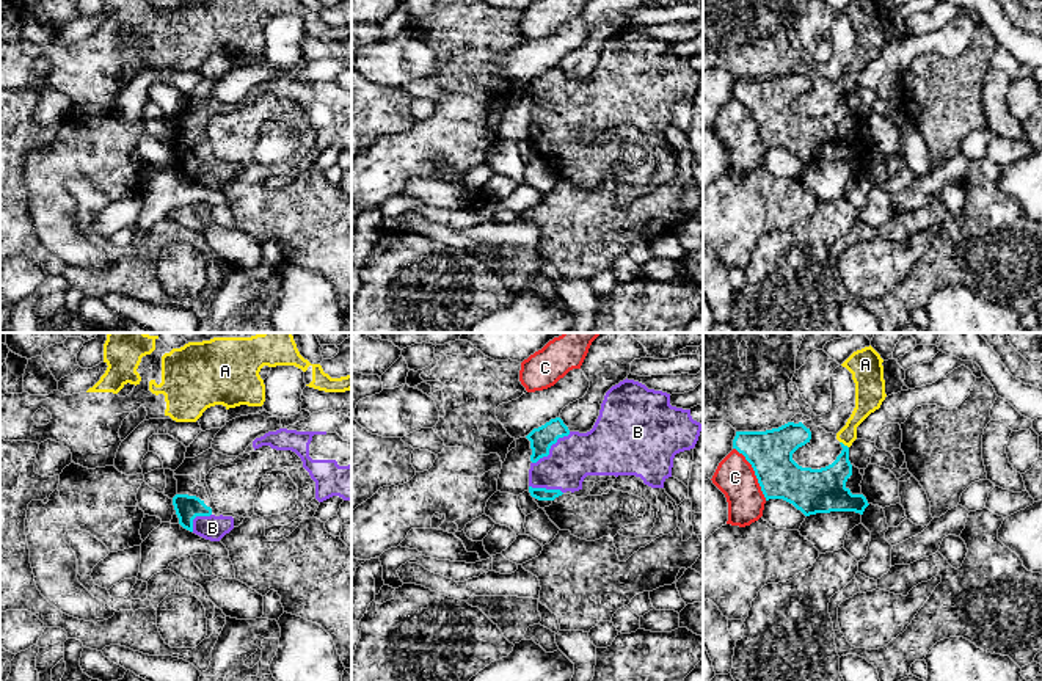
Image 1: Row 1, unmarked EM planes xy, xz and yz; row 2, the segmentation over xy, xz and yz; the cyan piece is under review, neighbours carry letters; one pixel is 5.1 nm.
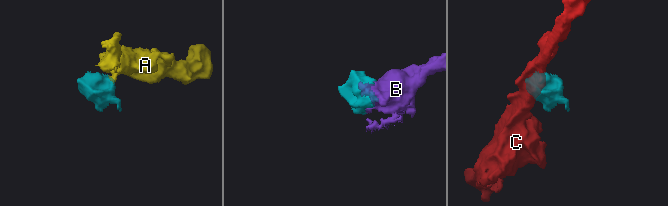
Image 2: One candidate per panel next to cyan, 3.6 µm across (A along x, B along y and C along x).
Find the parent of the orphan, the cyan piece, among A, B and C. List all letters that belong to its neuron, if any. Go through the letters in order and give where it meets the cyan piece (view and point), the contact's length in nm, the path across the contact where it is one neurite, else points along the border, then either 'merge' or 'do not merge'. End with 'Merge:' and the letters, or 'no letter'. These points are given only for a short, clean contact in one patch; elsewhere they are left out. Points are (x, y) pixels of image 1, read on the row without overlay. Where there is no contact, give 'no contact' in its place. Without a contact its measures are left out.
A: contact yz (843, 93); length 60 nm; border yz (840, 90), (848, 96); do not merge
B: contact xz (550, 96); length 260 nm; merge
C: contact yz (755, 121); length 320 nm; do not merge
Merge: B

